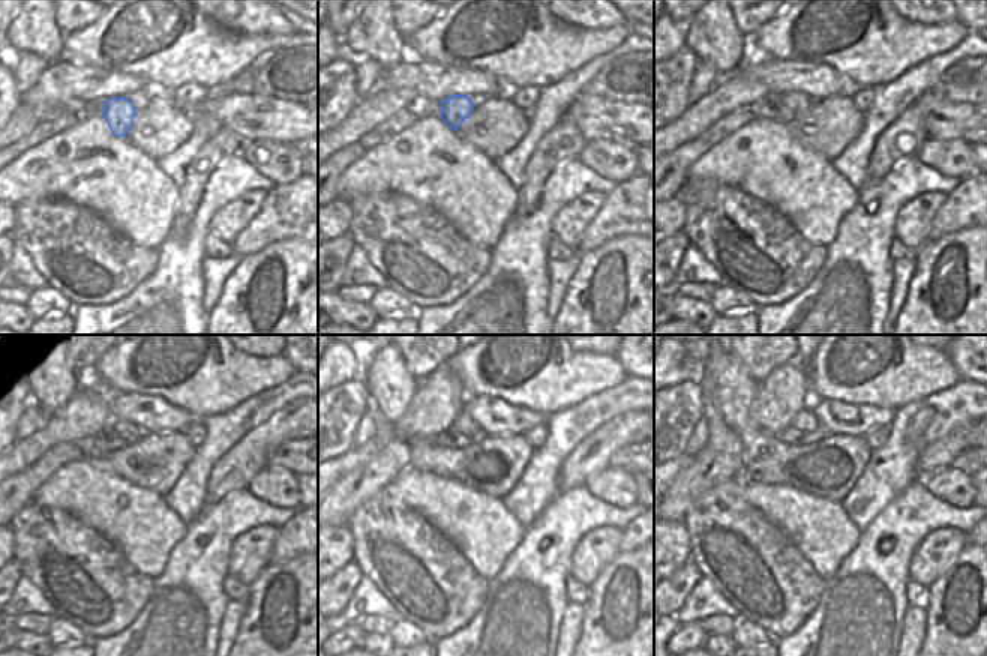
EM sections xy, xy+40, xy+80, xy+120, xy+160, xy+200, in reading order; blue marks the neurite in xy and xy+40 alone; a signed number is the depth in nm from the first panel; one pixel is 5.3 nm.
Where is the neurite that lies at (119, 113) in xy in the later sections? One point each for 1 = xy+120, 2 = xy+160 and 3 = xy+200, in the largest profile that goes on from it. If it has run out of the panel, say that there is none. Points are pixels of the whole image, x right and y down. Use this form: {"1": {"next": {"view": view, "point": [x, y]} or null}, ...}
{"1": {"next": {"view": "xy+120", "point": [129, 433]}}, "2": {"next": {"view": "xy+160", "point": [464, 424]}}, "3": {"next": {"view": "xy+200", "point": [804, 421]}}}

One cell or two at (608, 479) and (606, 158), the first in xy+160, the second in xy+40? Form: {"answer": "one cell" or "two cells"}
{"answer": "one cell"}

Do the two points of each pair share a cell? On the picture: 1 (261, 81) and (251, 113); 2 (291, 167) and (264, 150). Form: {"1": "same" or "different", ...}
{"1": "different", "2": "same"}

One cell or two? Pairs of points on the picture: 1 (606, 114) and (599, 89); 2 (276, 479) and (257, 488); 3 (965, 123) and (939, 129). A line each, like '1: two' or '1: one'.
1: two
2: one
3: one

